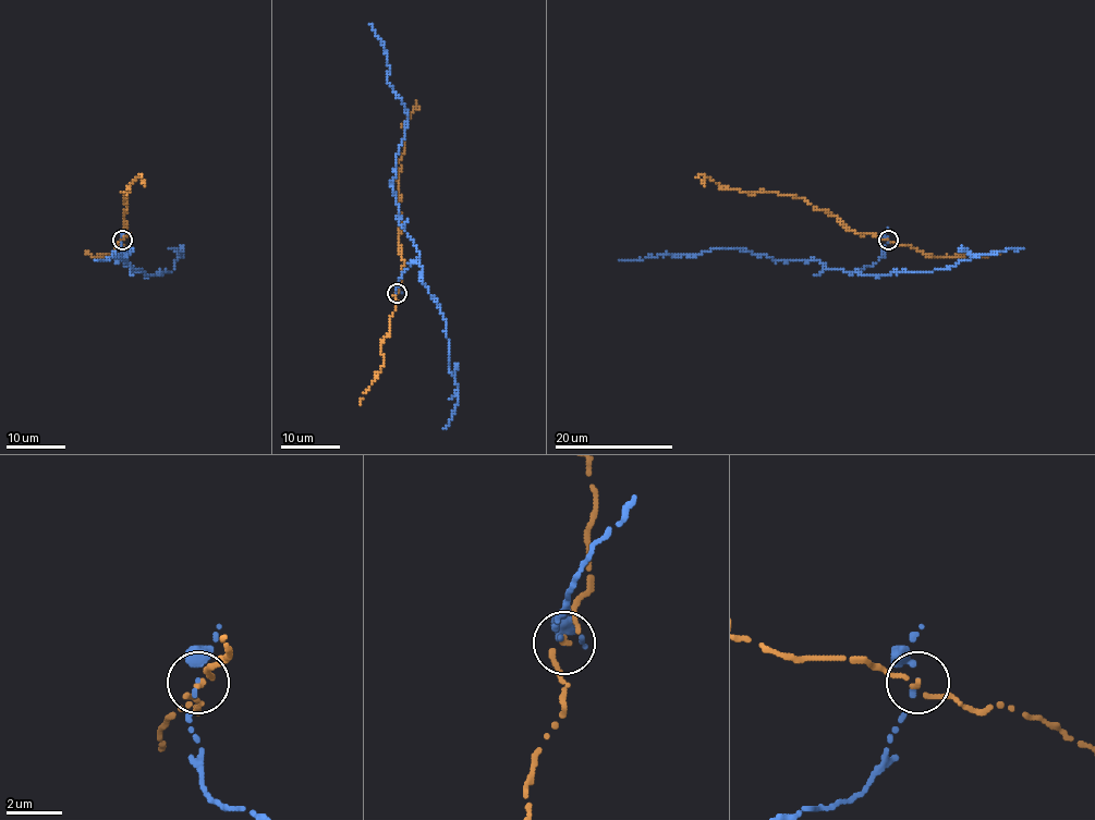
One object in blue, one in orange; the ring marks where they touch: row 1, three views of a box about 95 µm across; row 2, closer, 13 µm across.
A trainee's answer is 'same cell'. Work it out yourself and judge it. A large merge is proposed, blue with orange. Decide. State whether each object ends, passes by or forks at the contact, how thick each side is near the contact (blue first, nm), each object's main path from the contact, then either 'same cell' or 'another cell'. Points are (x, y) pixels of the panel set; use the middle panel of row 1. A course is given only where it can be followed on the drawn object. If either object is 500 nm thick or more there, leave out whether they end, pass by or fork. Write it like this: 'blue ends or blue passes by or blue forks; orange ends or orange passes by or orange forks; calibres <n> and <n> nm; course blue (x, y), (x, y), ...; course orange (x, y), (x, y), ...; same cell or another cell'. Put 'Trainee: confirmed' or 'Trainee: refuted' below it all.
blue passes by; orange passes by; calibres 150 and 150 nm; course blue (397, 293), (402, 272), (418, 254), (399, 222), (392, 187), (408, 113), (388, 82), (385, 47), (369, 23); course orange (397, 293), (402, 281), (403, 264), (398, 239), (402, 223), (399, 160), (405, 146), (403, 125), (415, 101); another cell
Trainee: refuted

